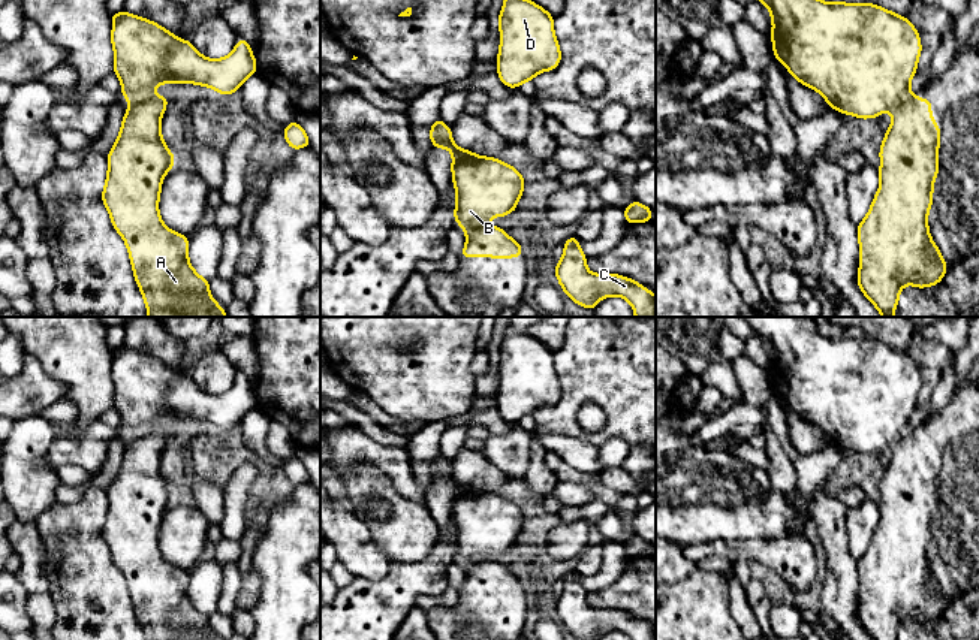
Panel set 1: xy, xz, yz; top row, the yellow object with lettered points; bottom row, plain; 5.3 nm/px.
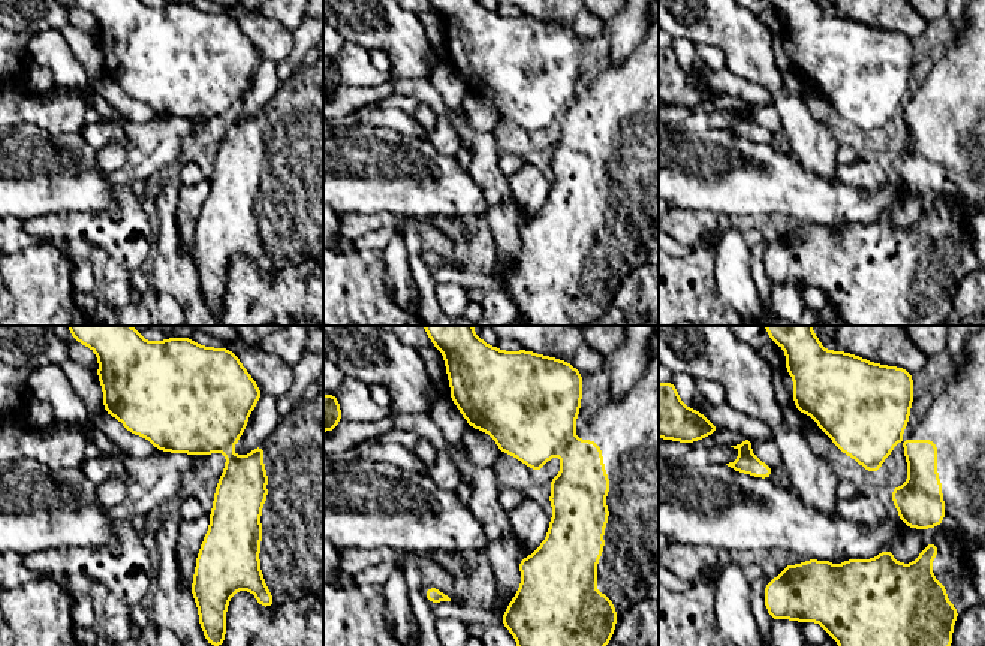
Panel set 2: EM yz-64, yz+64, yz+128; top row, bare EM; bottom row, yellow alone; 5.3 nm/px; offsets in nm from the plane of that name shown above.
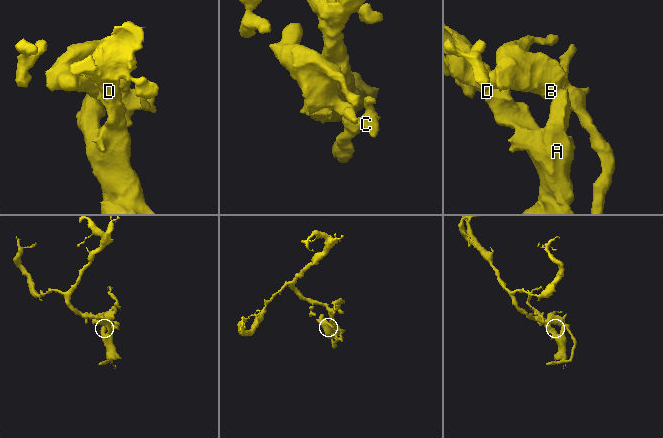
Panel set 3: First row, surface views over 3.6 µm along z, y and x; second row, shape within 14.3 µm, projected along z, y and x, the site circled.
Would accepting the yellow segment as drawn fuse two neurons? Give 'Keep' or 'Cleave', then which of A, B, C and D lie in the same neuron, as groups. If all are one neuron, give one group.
Cleave. Groups: A D / B C

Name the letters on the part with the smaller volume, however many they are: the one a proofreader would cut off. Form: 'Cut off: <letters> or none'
Cut off: B, C

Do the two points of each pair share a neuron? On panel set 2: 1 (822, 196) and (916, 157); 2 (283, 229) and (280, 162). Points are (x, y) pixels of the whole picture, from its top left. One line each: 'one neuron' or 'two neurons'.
1: two neurons
2: one neuron

